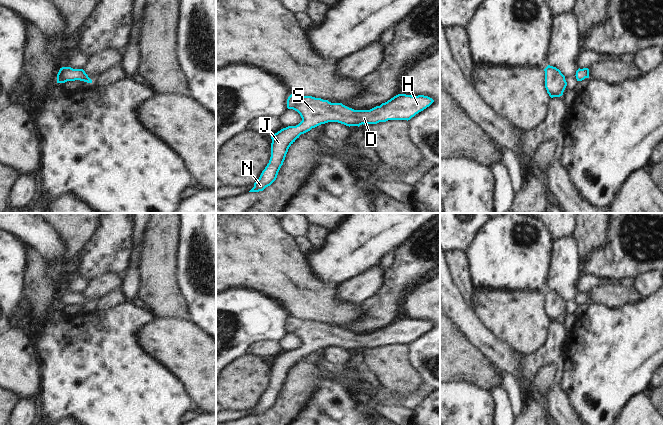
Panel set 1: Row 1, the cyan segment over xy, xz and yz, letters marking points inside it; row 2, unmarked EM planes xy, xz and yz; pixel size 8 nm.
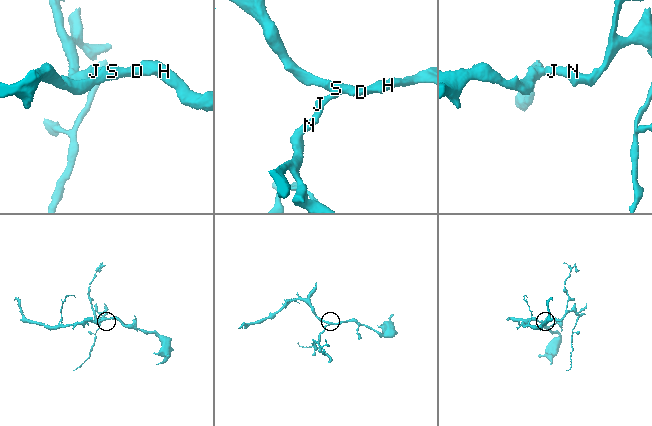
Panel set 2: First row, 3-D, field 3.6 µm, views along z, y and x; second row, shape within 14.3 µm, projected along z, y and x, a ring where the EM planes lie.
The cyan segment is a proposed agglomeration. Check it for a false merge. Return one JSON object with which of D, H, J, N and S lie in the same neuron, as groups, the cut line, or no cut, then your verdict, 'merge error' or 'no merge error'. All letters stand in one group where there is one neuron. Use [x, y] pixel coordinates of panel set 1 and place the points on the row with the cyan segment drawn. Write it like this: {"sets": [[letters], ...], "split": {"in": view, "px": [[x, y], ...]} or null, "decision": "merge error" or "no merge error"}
{"sets": [["D", "H", "J", "N", "S"]], "split": null, "decision": "no merge error"}

